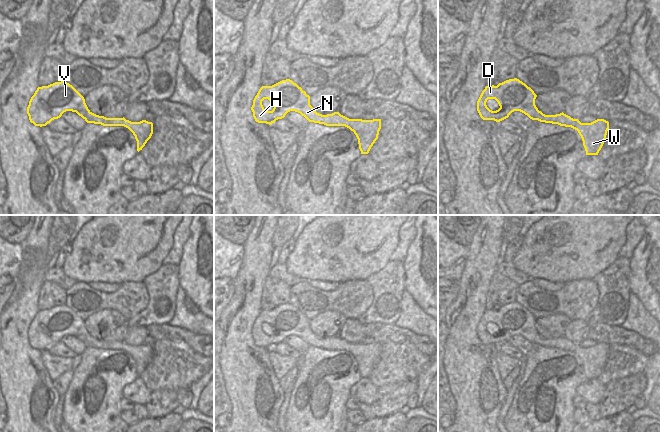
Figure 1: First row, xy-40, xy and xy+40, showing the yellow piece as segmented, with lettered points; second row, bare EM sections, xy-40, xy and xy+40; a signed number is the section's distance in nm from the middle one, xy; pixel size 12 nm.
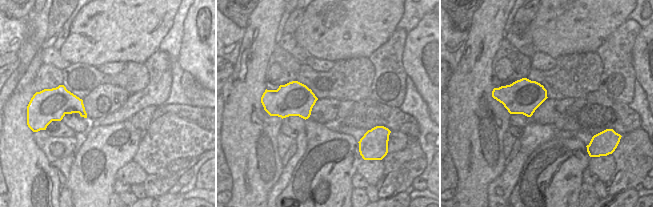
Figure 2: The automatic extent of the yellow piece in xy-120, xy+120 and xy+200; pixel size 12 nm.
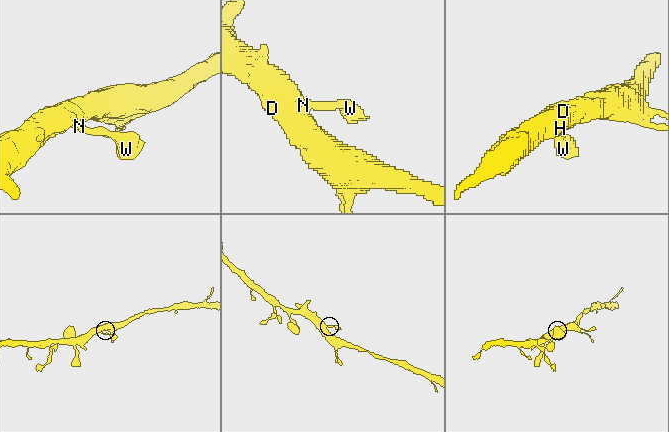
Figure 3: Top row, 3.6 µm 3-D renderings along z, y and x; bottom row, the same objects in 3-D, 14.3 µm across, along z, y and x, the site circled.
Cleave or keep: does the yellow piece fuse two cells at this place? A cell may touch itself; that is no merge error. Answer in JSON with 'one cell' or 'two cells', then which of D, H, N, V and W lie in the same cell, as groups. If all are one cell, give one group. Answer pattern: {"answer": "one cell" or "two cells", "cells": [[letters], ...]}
{"answer": "one cell", "cells": [["D", "H", "N", "V", "W"]]}

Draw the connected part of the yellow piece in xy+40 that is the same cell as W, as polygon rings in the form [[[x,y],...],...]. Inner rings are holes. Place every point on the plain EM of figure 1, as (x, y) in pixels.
[[[517,302],[506,304],[497,310],[486,310],[477,325],[477,335],[483,344],[500,346],[514,335],[520,335],[532,344],[571,351],[578,355],[582,362],[586,379],[598,379],[609,353],[609,346],[597,343],[591,347],[581,347],[563,336],[556,339],[545,339],[535,329],[537,319],[525,307]],[[495,323],[500,332],[490,334],[486,326]]]

